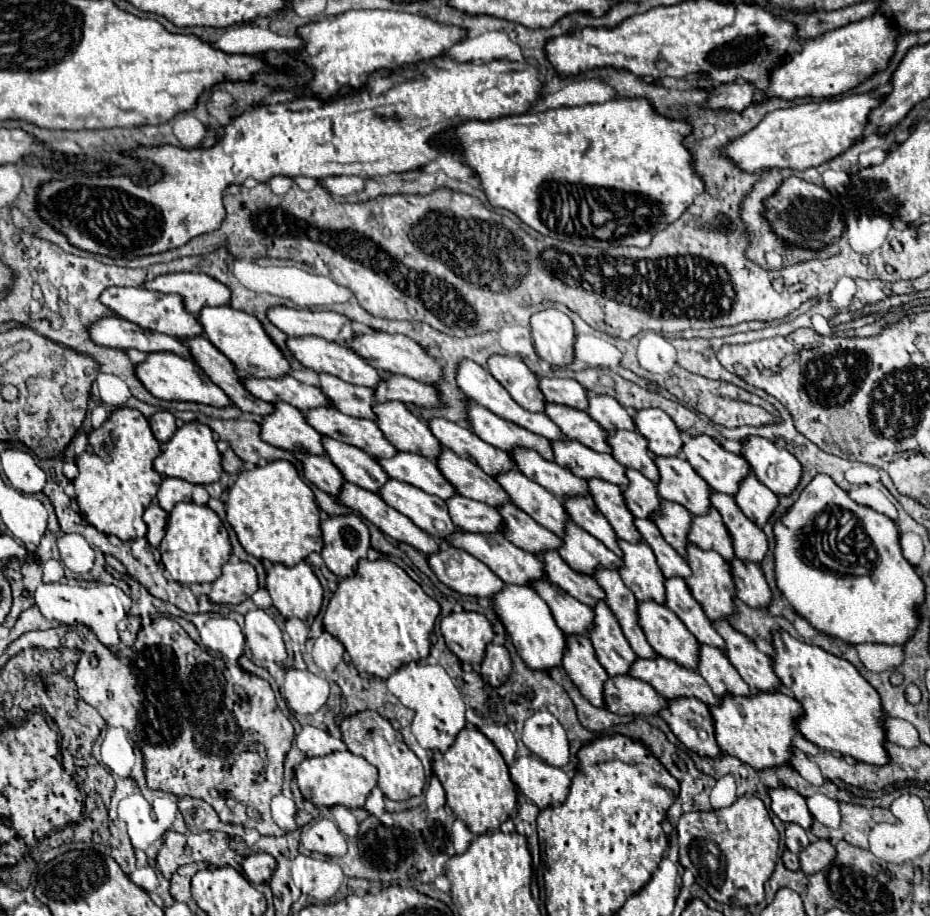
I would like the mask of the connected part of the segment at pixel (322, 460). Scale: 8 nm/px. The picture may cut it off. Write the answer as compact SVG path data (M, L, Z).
M292 451L292 455L296 457L296 461L302 463L304 477L310 483L320 487L328 495L338 495L344 479L340 471L330 463L330 459L326 459L324 455L310 455L304 451Z

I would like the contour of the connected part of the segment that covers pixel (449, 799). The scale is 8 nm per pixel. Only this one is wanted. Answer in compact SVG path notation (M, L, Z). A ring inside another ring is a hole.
M464 727L454 745L434 759L432 771L446 791L446 805L474 835L498 829L516 807L516 785L508 775L508 767L500 751L476 727Z

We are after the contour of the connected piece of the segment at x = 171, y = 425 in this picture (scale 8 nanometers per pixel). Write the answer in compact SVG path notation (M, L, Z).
M158 411L158 413L154 413L154 415L148 419L148 423L150 423L150 429L152 429L154 437L156 437L160 443L166 443L166 441L174 435L174 431L176 431L176 419L174 419L174 415L168 413L168 411Z

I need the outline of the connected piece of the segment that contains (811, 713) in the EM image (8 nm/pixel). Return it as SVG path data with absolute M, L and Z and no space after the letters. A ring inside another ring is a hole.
M772 631L772 647L772 669L776 677L792 691L794 699L804 709L804 715L796 721L798 731L826 751L850 755L870 765L886 765L888 753L884 749L884 713L880 697L858 669L822 647L790 637L786 631Z

